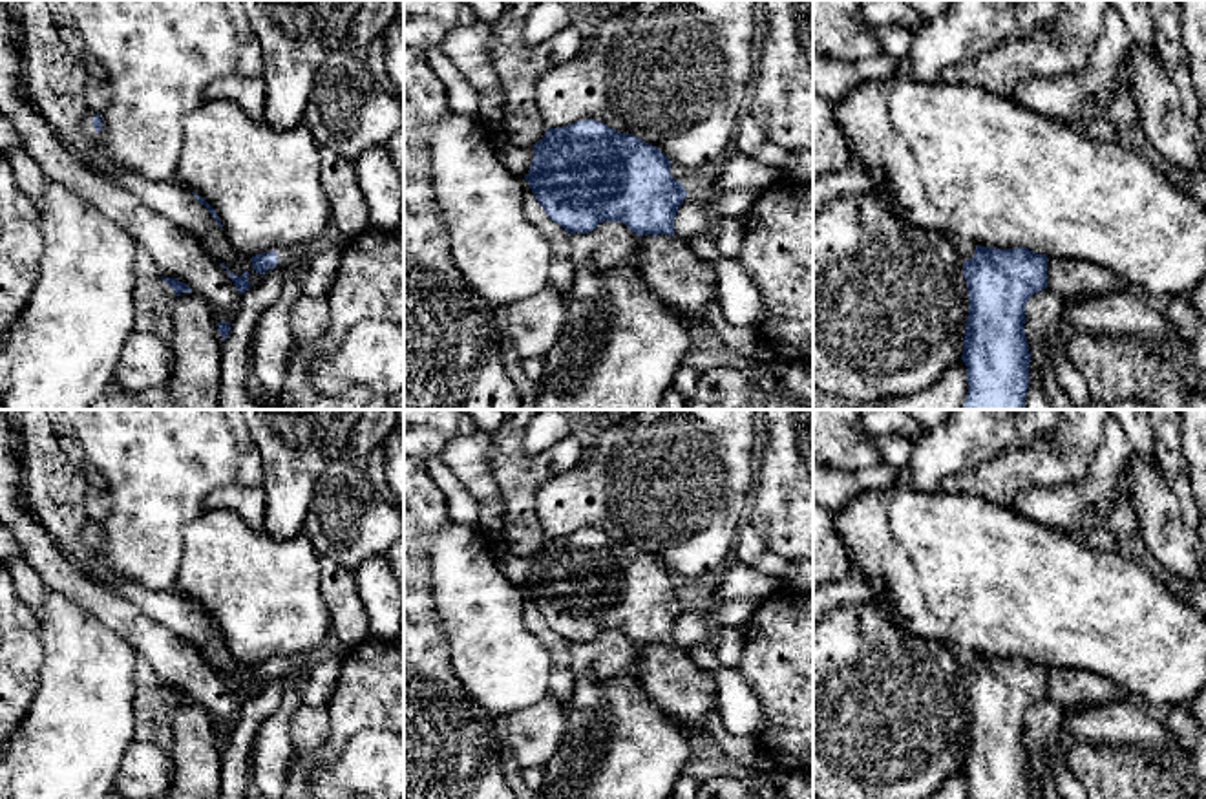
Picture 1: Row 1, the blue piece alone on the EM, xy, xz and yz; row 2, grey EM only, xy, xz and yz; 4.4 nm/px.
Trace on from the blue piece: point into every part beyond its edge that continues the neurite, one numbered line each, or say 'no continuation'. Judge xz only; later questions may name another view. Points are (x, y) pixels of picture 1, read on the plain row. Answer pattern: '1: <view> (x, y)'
no continuation

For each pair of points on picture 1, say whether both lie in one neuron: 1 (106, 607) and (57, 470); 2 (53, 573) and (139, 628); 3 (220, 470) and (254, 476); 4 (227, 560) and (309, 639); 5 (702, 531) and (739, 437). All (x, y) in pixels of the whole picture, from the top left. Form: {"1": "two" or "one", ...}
{"1": "two", "2": "one", "3": "two", "4": "one", "5": "one"}

